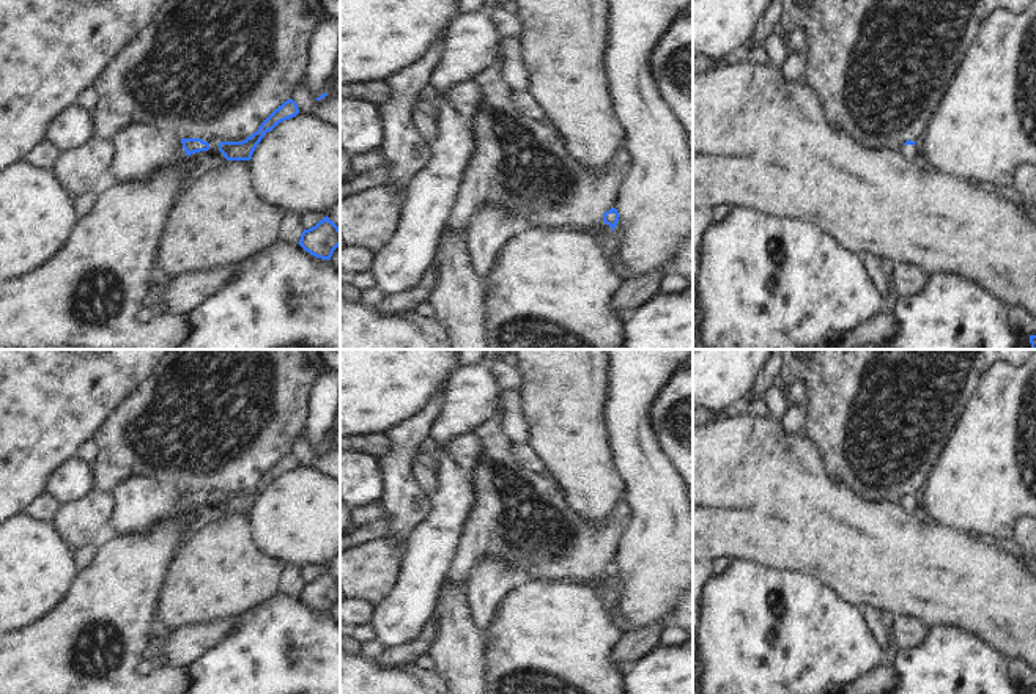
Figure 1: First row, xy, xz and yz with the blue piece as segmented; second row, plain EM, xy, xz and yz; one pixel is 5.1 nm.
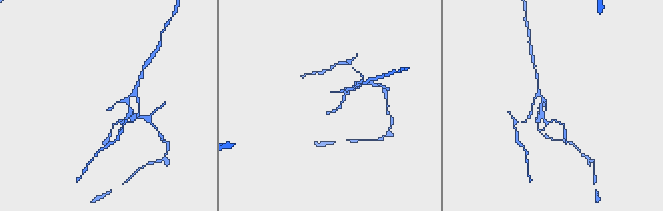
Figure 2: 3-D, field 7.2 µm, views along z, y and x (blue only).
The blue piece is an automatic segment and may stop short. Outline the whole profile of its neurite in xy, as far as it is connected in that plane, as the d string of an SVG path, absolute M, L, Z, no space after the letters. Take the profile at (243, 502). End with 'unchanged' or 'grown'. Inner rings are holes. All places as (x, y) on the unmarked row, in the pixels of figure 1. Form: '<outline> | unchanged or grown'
M288 452L246 493L220 496L181 491L150 475L132 477L115 491L118 505L112 519L112 533L148 533L164 521L181 521L186 508L208 502L219 502L227 513L250 513L265 486L298 466L298 456Z | grown

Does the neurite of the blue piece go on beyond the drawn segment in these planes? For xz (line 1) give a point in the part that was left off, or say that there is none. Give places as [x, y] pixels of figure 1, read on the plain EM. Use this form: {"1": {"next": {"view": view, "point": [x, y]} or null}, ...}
{"1": {"next": null}}

